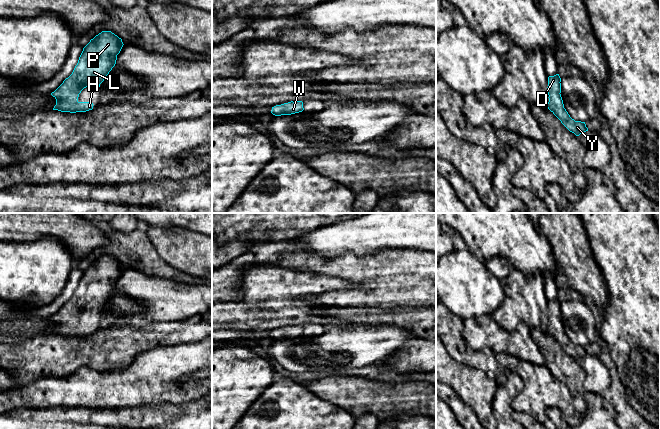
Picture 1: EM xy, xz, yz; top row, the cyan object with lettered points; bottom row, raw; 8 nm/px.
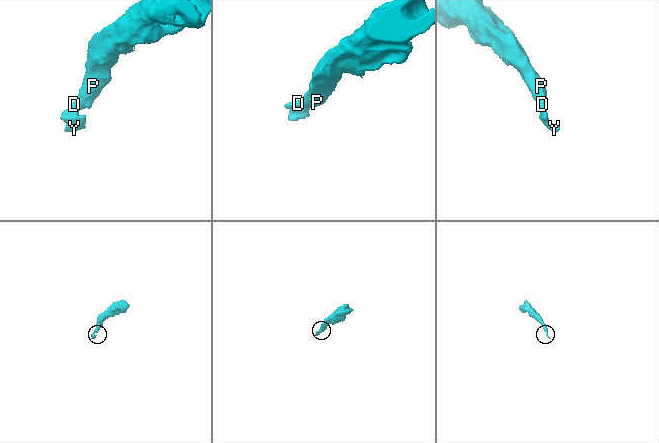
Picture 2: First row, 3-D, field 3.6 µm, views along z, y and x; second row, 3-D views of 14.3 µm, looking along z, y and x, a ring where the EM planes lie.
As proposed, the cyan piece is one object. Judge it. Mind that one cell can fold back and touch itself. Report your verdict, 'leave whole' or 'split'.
leave whole

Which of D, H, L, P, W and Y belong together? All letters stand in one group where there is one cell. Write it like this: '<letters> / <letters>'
D H L P W Y

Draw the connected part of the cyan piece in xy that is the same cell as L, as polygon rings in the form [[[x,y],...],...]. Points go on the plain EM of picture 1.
[[[102,255],[83,272],[72,298],[51,317],[56,323],[53,334],[61,336],[86,336],[93,333],[91,326],[79,326],[81,315],[88,311],[100,311],[116,288],[123,271],[122,263],[111,255]]]

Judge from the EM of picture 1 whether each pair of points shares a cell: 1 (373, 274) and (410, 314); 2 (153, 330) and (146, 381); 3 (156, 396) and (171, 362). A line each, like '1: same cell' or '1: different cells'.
1: different cells
2: different cells
3: same cell

